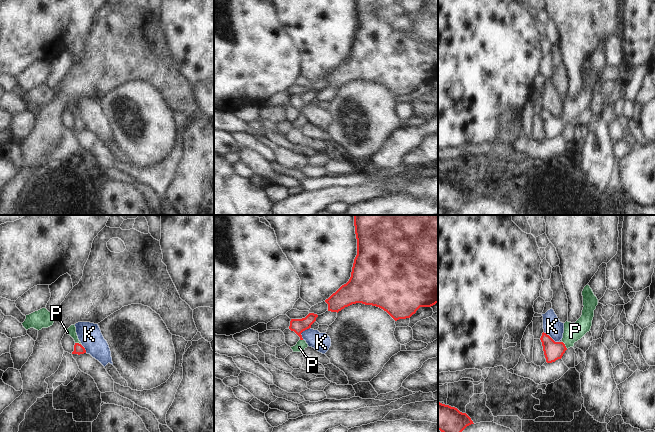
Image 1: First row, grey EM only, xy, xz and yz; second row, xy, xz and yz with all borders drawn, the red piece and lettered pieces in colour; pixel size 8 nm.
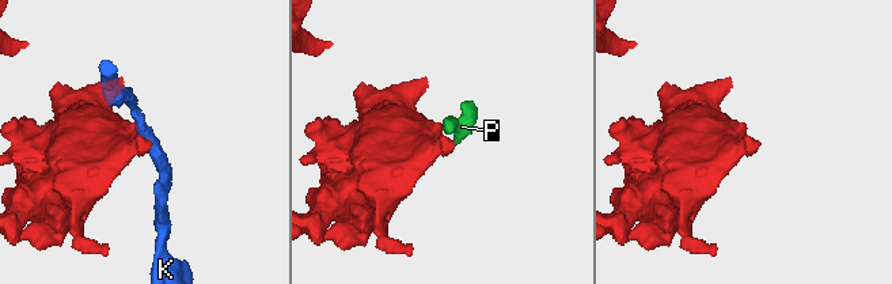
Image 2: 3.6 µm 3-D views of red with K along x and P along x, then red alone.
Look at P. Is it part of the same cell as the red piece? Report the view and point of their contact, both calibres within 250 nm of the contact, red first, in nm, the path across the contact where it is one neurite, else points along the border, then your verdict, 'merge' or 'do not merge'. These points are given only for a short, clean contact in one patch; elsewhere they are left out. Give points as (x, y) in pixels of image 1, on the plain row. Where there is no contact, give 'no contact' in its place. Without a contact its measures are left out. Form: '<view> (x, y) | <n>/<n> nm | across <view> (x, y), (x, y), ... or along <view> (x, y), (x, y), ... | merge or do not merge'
yz (564, 121) | 150/150 nm | across yz (553, 127), (564, 121), (573, 108) | merge

